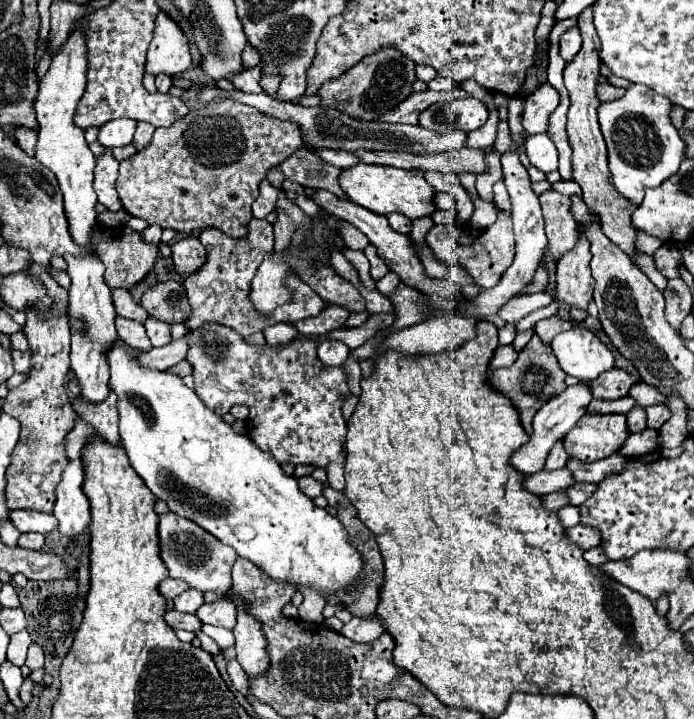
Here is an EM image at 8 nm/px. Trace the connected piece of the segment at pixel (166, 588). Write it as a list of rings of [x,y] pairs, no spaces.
[[[166,579],[166,581],[160,583],[160,595],[166,597],[166,599],[174,599],[180,593],[184,593],[186,589],[188,589],[186,583],[180,581],[180,579]]]

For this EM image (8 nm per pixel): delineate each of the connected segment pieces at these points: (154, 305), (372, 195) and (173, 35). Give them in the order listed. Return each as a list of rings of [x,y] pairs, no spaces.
[[[176,281],[156,283],[142,297],[142,307],[150,317],[164,323],[182,323],[190,315],[186,291]]]
[[[358,163],[350,169],[344,169],[340,173],[340,187],[346,191],[350,201],[356,205],[374,211],[378,215],[390,215],[390,213],[404,213],[410,221],[418,217],[432,217],[436,213],[434,195],[436,189],[424,179],[422,171],[404,171],[396,167],[382,167],[382,165],[366,165]]]
[[[160,11],[154,27],[154,37],[148,47],[146,73],[176,75],[192,65],[188,37],[182,33],[178,23]]]

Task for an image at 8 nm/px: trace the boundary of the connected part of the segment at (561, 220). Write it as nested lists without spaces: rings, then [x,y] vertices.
[[[546,191],[540,195],[540,205],[546,219],[548,251],[558,259],[578,241],[578,225],[570,217],[570,197],[558,191]]]

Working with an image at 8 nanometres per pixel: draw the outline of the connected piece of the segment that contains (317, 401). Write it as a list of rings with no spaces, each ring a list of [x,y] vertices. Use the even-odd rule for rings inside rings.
[[[204,325],[200,331],[188,331],[190,349],[186,359],[194,365],[194,391],[214,413],[228,413],[236,403],[248,405],[248,429],[256,447],[274,455],[278,463],[304,463],[326,471],[330,487],[336,491],[344,489],[344,443],[346,443],[346,421],[342,417],[342,397],[348,393],[346,373],[342,367],[328,367],[316,355],[316,343],[294,341],[290,347],[276,351],[270,345],[256,347],[244,343],[244,339],[224,325]]]

